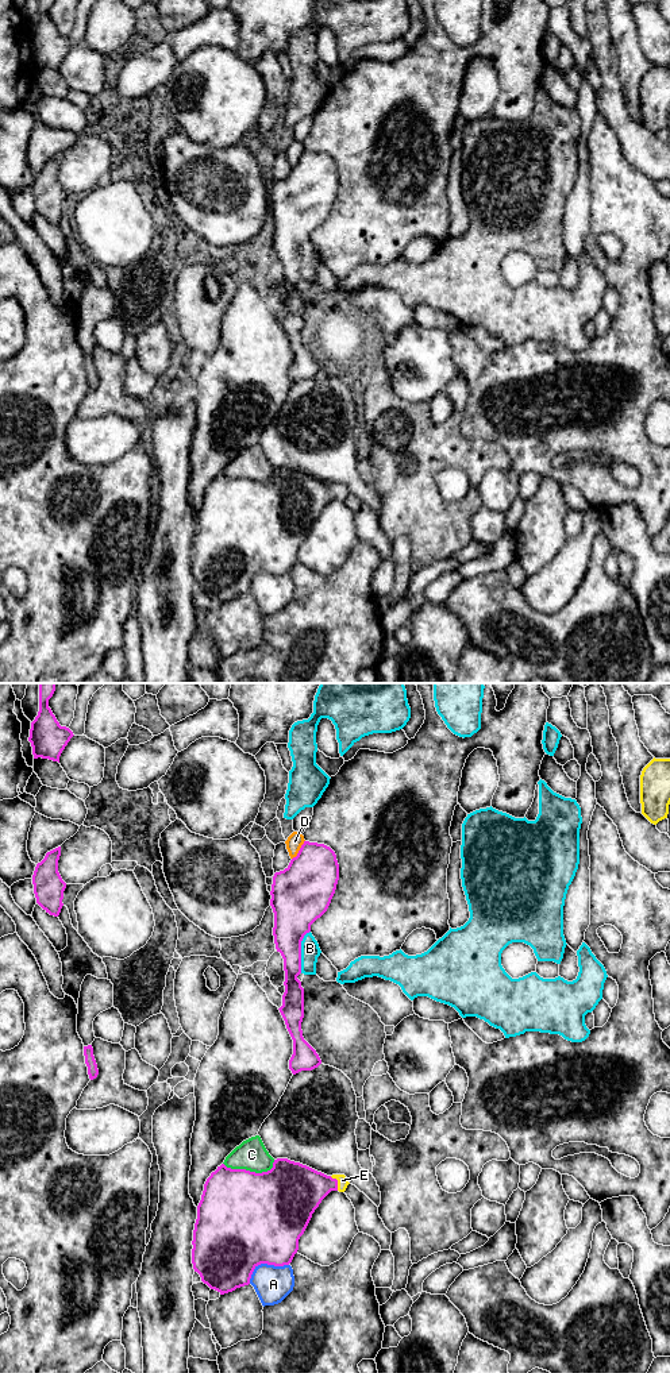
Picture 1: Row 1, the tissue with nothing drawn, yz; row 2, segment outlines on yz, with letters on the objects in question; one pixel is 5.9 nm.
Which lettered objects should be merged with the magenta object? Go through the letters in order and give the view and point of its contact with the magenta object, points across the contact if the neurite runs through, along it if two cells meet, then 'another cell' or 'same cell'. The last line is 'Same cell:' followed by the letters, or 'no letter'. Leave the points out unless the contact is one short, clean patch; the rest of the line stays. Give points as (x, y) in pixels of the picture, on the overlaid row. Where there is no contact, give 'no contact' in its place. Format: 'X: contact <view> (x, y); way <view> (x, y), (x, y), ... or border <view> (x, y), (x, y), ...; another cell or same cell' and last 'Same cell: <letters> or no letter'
A: contact yz (264, 1262); another cell
B: contact yz (300, 952); another cell
C: contact yz (250, 1172); another cell
D: contact yz (300, 849); another cell
E: contact yz (337, 1181); way yz (296, 1191), (337, 1181), (342, 1180); same cell
Same cell: E

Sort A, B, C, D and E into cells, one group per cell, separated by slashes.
A / B / C / D / E

